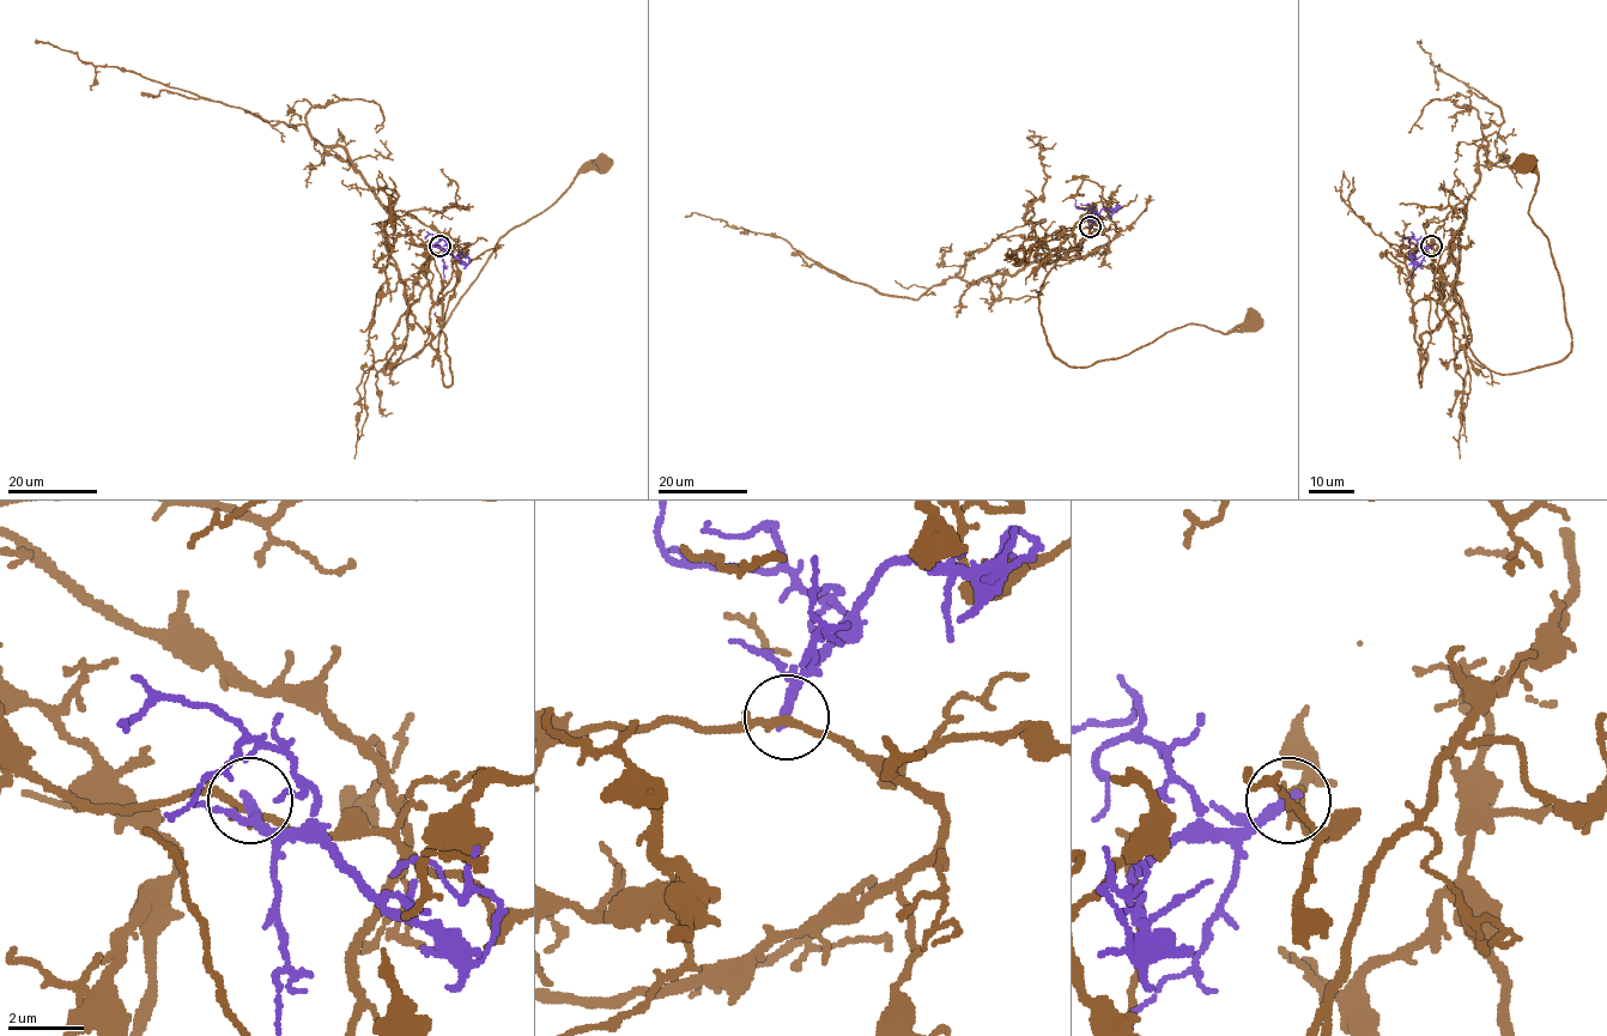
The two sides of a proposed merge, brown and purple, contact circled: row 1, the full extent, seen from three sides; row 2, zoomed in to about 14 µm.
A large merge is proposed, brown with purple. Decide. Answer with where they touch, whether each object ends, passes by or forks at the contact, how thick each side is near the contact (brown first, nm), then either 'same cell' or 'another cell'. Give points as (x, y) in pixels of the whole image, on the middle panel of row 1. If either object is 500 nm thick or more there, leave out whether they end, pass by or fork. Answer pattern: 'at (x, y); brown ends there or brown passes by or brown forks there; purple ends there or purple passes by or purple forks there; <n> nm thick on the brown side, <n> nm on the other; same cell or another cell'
at (1090, 226); brown passes by; purple ends there; 200 nm thick on the brown side, 320 nm on the other; another cell

